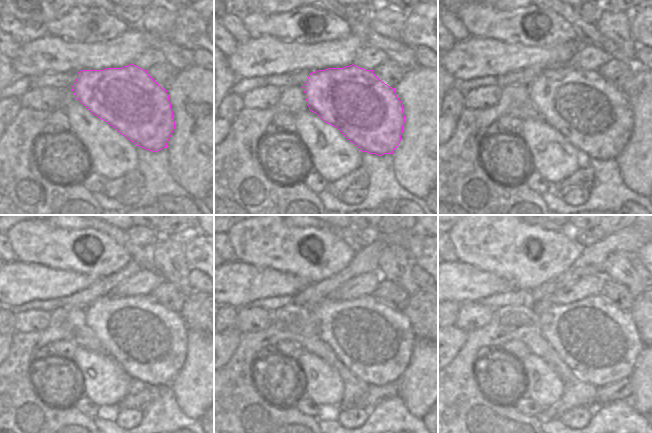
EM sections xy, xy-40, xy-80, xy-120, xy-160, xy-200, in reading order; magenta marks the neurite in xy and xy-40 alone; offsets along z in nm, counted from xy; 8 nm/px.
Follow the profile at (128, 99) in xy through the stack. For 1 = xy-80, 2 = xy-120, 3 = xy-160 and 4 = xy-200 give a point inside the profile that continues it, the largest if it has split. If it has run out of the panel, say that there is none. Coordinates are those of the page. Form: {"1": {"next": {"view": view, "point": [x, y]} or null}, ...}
{"1": {"next": {"view": "xy-80", "point": [596, 117]}}, "2": {"next": {"view": "xy-120", "point": [149, 341]}}, "3": {"next": {"view": "xy-160", "point": [375, 342]}}, "4": {"next": {"view": "xy-200", "point": [599, 342]}}}

